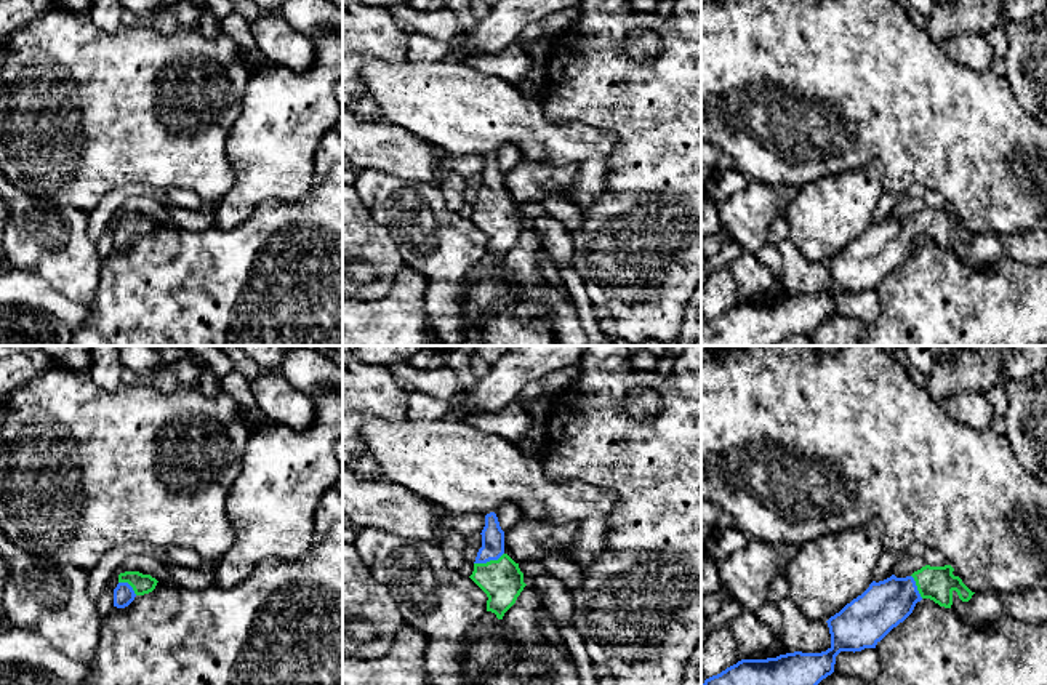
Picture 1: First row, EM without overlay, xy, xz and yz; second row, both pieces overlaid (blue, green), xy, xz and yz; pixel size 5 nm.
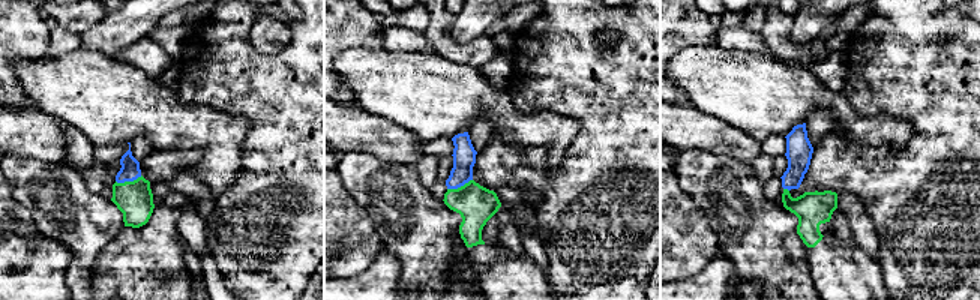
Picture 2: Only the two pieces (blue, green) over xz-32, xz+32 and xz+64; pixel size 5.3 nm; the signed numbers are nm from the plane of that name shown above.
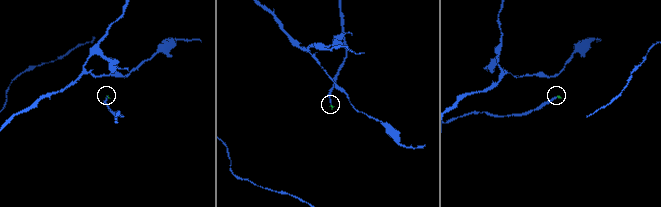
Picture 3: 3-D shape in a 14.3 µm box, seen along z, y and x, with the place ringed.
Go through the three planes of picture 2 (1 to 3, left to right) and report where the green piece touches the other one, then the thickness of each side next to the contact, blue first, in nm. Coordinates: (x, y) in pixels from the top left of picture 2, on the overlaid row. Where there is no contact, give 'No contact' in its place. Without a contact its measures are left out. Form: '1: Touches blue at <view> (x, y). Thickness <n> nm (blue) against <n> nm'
1: Touches blue at xz-32 (128, 180). Thickness 110 nm (blue) against 190 nm
2: Touches blue at xz+32 (459, 186). Thickness 130 nm (blue) against 200 nm
3: Touches blue at xz+64 (787, 188). Thickness 140 nm (blue) against 190 nm

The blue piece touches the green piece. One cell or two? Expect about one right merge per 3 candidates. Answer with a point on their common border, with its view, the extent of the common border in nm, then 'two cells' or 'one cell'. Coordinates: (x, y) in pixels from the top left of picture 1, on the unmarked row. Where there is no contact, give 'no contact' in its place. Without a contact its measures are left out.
contact xz (489, 202); length 160 nm; one cell

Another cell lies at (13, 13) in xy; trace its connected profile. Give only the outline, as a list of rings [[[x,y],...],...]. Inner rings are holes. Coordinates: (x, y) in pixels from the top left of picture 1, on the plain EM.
[[[0,0],[0,38],[54,10],[54,0]]]

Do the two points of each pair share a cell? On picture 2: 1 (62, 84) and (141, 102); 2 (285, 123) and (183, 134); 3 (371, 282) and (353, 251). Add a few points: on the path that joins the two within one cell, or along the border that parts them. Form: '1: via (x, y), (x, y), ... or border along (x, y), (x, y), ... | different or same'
1: via (81, 89), (90, 90), (107, 101), (122, 102) | same
2: border along (219, 110), (242, 114), (249, 122), (242, 162) | different
3: border along (381, 246), (362, 272), (339, 279) | different

